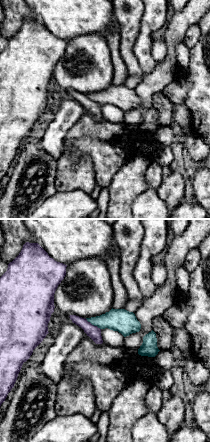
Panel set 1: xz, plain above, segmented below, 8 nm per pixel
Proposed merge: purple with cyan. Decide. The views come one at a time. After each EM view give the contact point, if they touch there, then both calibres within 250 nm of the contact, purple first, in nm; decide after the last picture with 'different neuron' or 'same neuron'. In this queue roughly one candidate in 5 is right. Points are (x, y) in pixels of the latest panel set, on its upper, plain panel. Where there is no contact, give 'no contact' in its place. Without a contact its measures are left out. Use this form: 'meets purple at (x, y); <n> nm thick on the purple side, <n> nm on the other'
meets purple at (93, 101); 100 nm thick on the purple side, 190 nm on the other

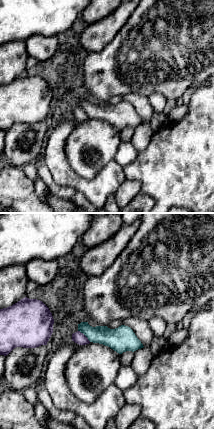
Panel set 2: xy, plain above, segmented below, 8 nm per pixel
meets purple at (84, 111); 90 nm thick on the purple side, 160 nm on the other

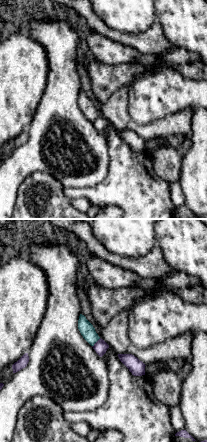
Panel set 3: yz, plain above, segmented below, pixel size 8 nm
meets purple at (96, 118); 100 nm thick on the purple side, 120 nm on the other

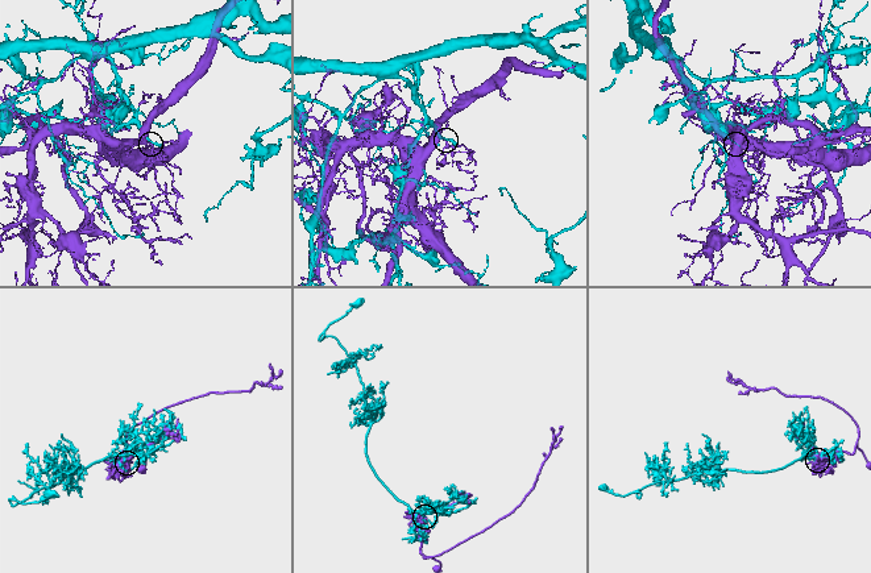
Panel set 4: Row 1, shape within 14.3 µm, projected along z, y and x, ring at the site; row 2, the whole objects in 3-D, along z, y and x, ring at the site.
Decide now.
different neuron

